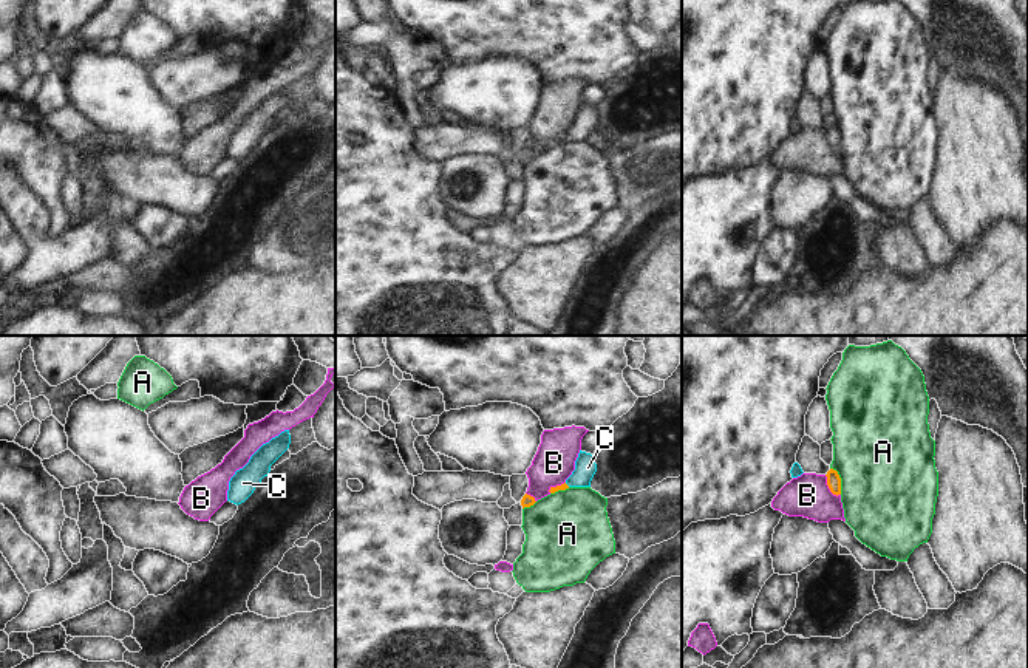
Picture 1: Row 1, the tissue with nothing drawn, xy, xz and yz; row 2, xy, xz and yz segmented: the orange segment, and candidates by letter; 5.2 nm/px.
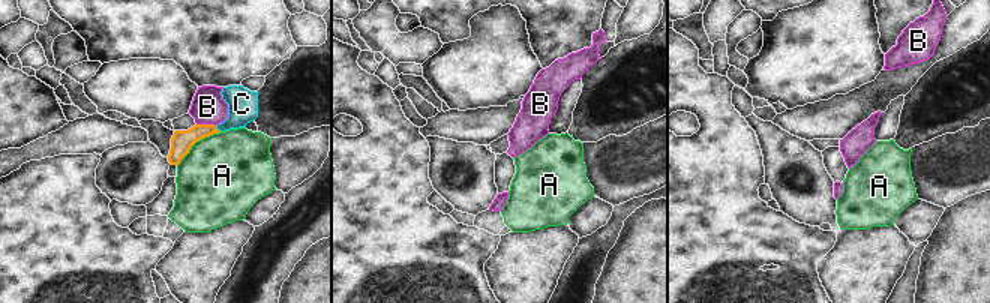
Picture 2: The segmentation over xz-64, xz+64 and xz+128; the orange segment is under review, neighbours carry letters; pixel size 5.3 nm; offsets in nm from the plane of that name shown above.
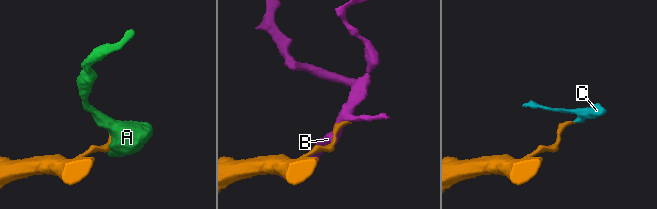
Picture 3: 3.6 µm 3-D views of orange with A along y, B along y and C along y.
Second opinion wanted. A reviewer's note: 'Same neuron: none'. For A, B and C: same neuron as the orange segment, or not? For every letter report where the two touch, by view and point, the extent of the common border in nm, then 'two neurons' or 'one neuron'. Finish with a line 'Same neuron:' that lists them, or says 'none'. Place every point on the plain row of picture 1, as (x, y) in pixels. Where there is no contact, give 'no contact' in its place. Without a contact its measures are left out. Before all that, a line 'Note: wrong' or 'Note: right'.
Note: wrong
A: yz (840, 133) | 160 nm | two neurons
B: yz (829, 141) | 140 nm | two neurons
C: xz (566, 138) | 40 nm | one neuron
Same neuron: C

